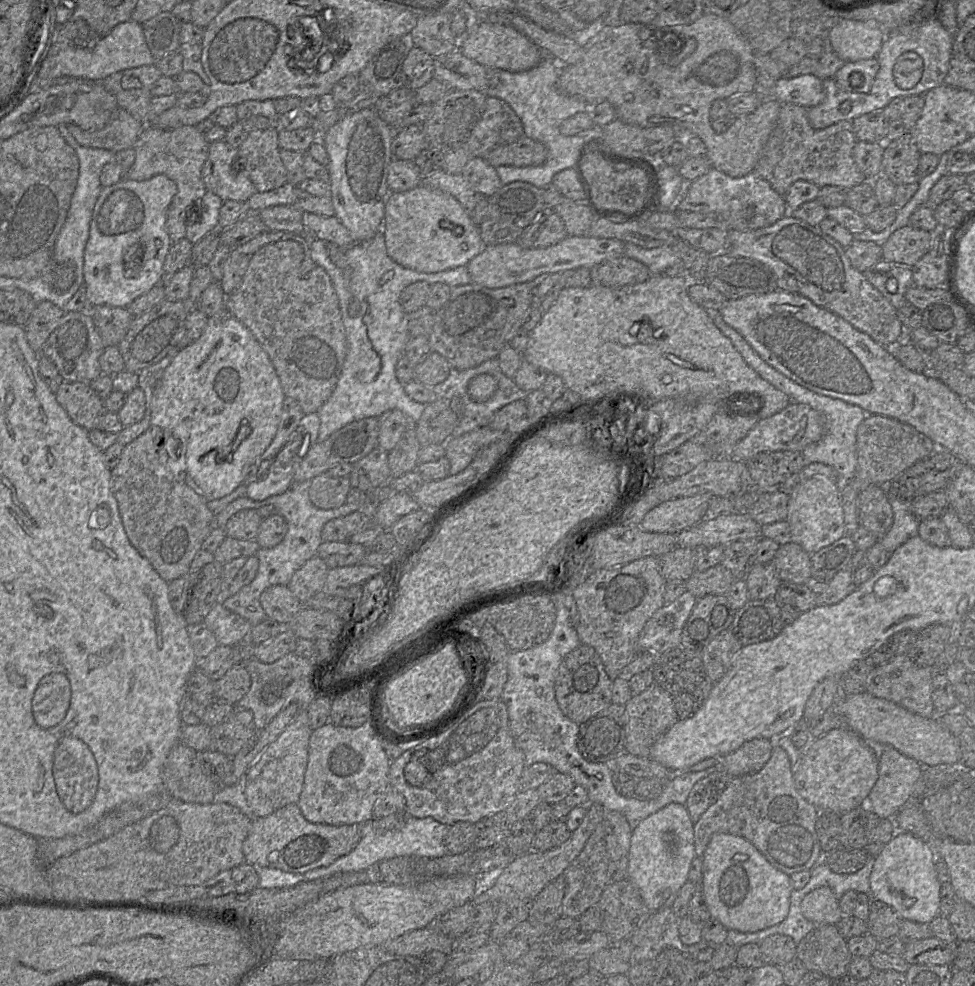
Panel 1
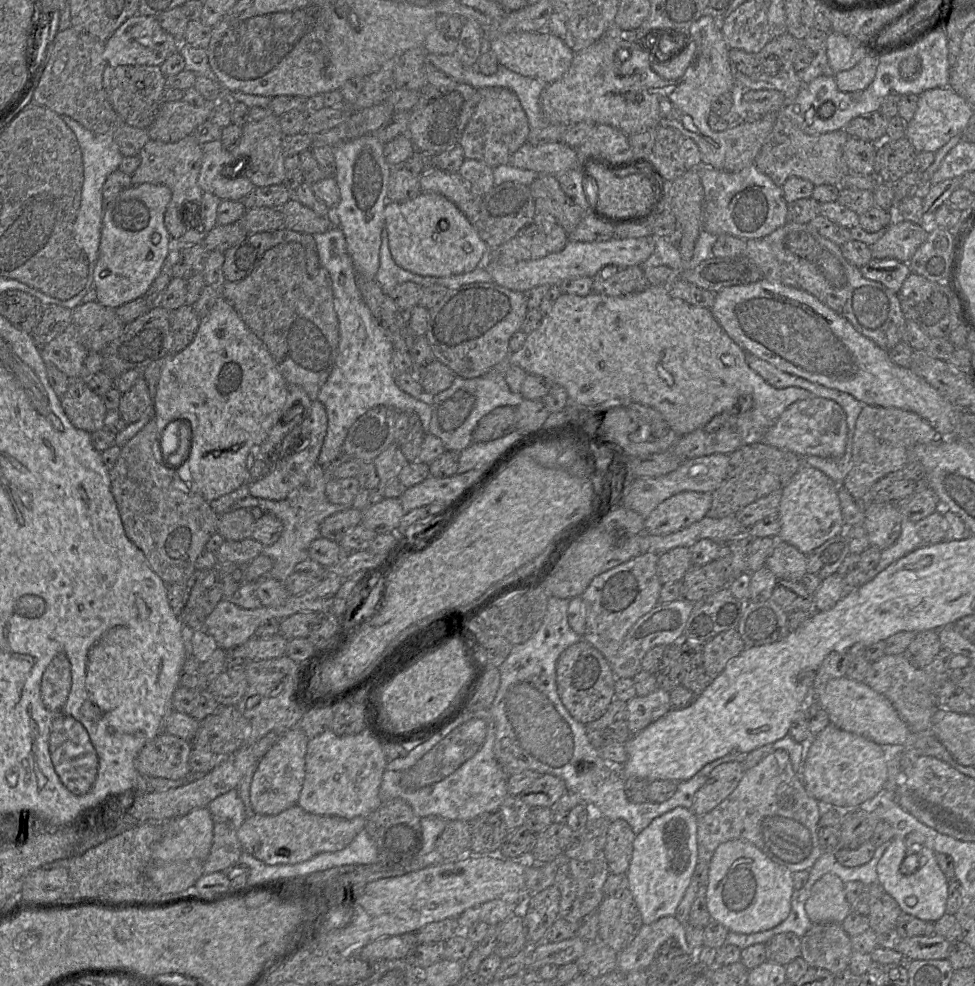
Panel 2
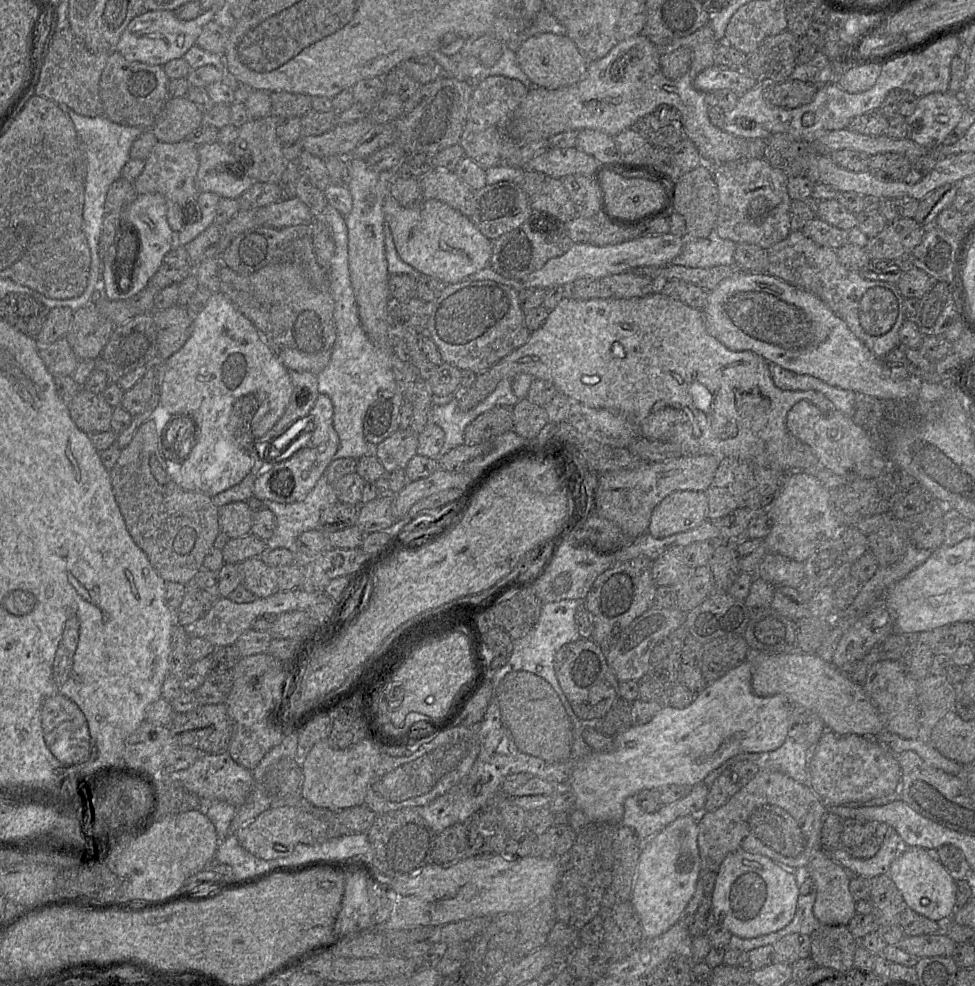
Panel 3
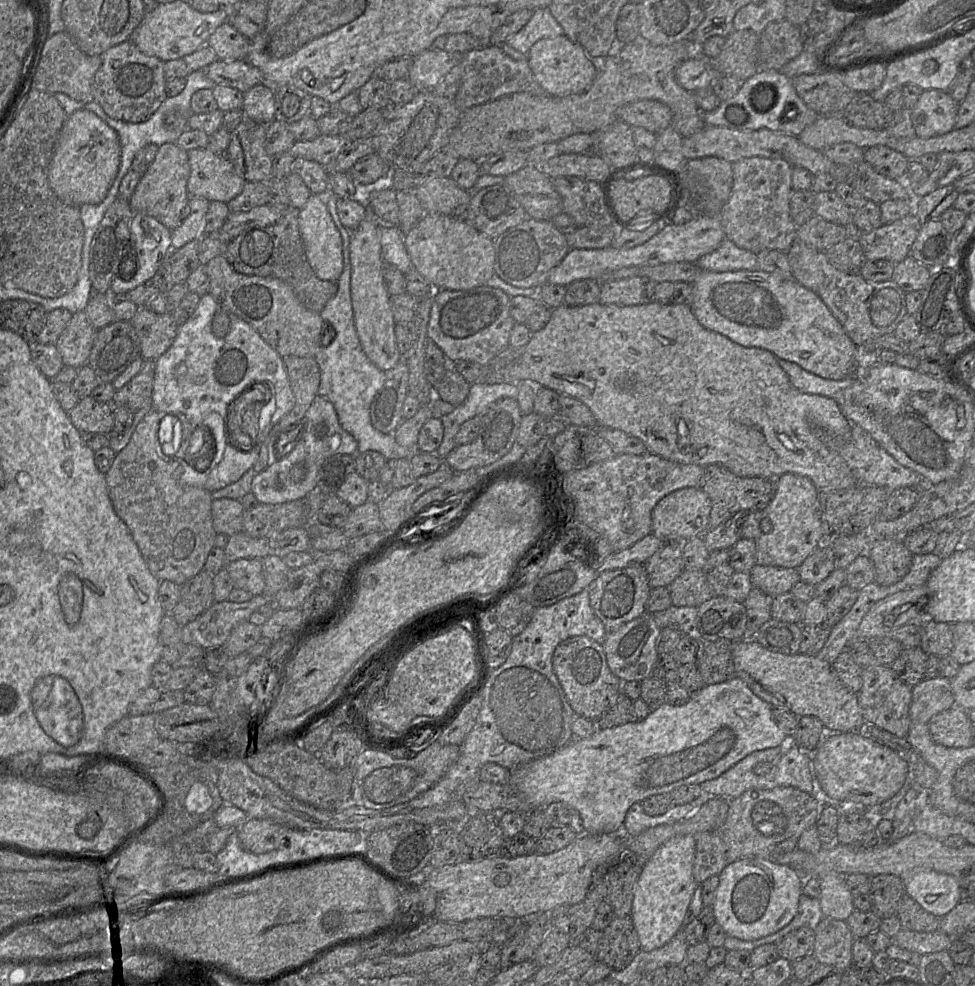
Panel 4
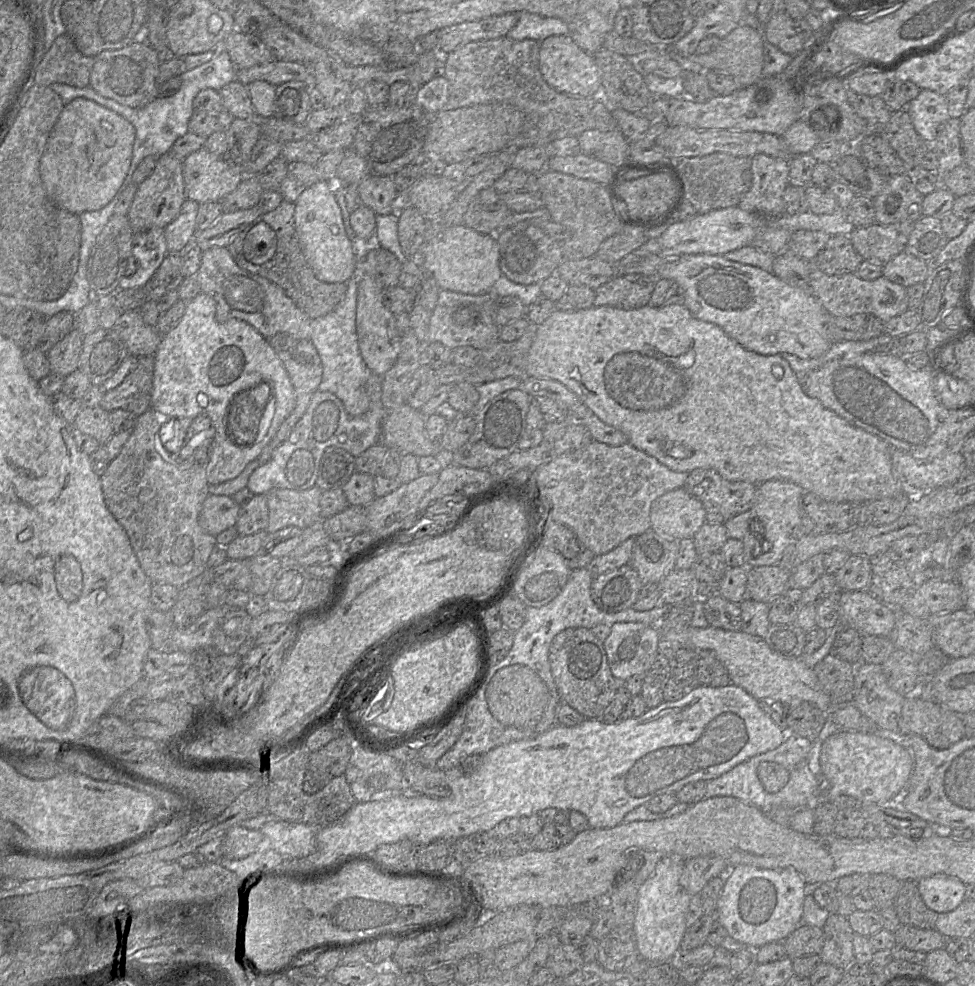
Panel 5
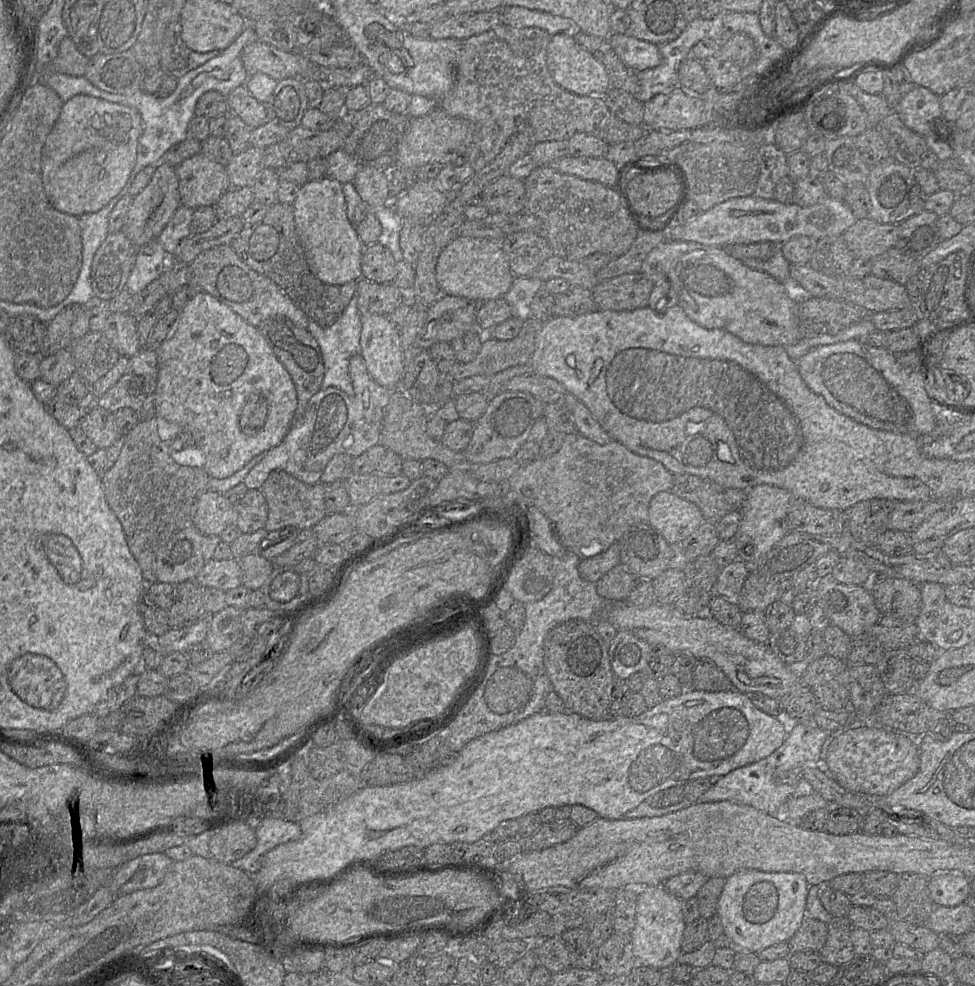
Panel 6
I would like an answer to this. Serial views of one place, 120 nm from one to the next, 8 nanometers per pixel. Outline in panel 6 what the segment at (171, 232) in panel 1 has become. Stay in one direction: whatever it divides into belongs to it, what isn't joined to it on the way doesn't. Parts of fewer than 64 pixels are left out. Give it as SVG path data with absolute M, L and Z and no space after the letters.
M159 162L156 164L154 174L148 184L133 197L121 231L139 248L158 238L180 205L182 204L175 167Z

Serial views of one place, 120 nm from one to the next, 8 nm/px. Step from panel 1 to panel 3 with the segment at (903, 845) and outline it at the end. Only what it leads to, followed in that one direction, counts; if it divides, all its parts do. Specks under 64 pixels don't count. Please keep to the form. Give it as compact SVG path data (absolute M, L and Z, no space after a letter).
M904 847L891 863L888 876L901 893L907 908L937 923L951 919L956 910L955 876L935 857L935 851Z

